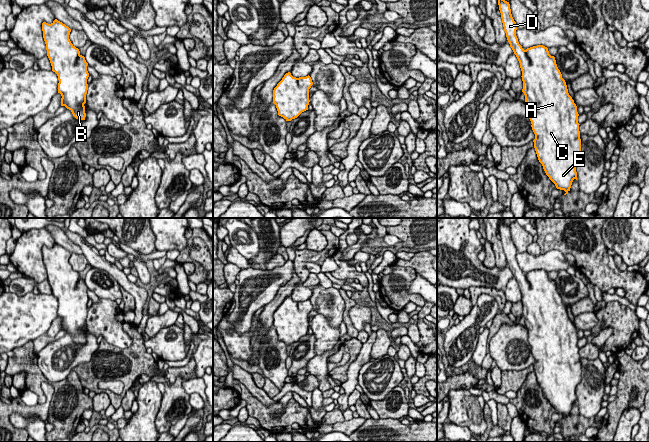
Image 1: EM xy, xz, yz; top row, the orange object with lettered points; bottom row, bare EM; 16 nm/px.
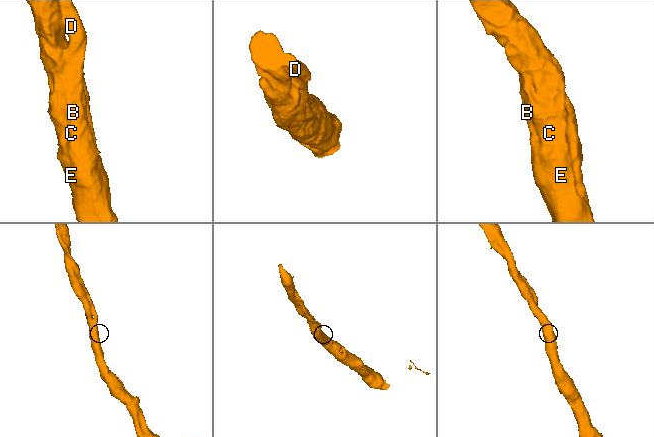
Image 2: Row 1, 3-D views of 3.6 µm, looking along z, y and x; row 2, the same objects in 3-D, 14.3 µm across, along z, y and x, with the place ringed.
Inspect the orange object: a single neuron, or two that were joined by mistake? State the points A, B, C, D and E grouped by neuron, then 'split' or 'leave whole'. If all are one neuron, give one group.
groups A B C D E; leave whole

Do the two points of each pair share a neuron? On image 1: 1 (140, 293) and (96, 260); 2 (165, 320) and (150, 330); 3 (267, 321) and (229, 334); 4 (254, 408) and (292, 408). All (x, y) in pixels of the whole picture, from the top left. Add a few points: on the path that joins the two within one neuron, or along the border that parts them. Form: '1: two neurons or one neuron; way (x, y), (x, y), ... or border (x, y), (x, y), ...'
1: one neuron; way (129, 286), (107, 266)
2: one neuron; way (161, 322), (154, 326)
3: two neurons; border (260, 316), (260, 325), (254, 331), (250, 345)
4: one neuron; way (263, 413), (272, 420), (277, 421), (283, 417)

